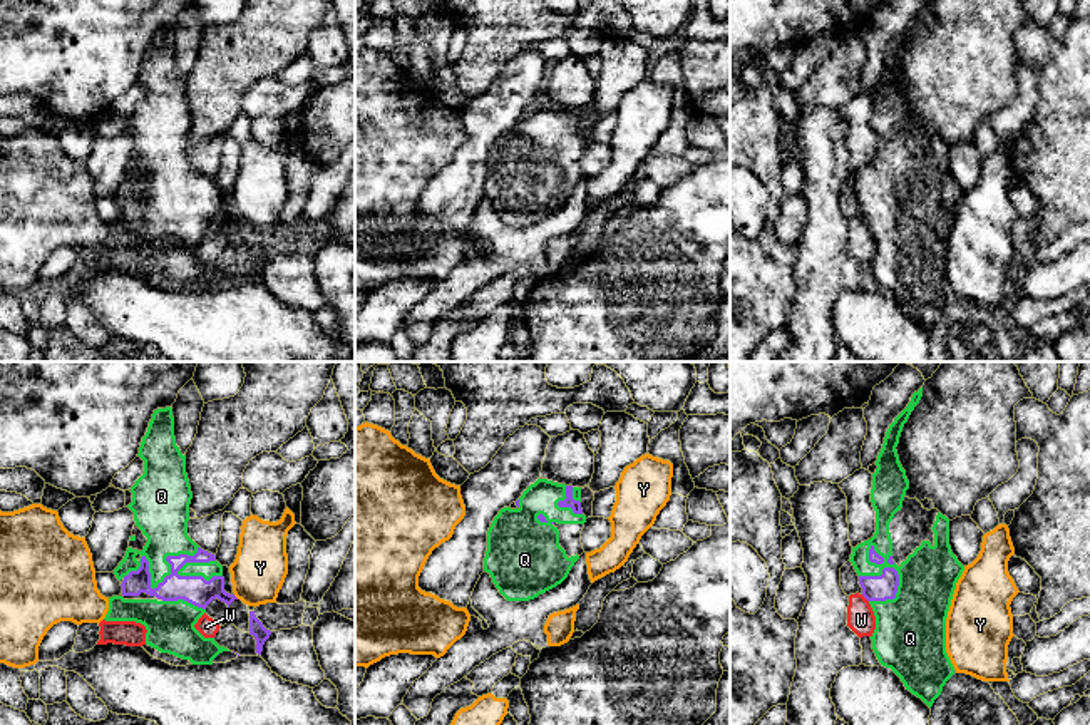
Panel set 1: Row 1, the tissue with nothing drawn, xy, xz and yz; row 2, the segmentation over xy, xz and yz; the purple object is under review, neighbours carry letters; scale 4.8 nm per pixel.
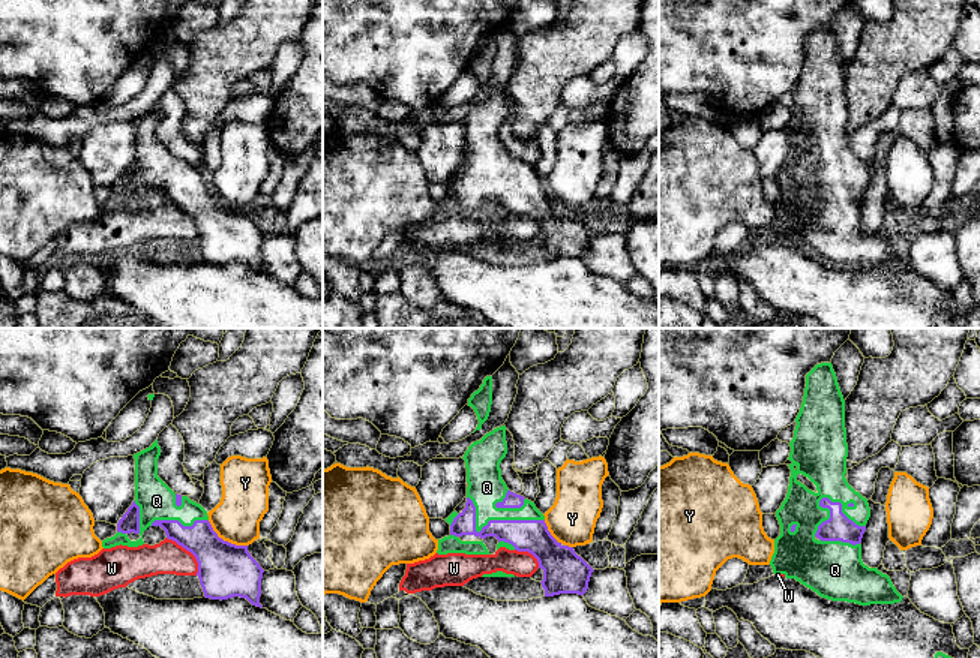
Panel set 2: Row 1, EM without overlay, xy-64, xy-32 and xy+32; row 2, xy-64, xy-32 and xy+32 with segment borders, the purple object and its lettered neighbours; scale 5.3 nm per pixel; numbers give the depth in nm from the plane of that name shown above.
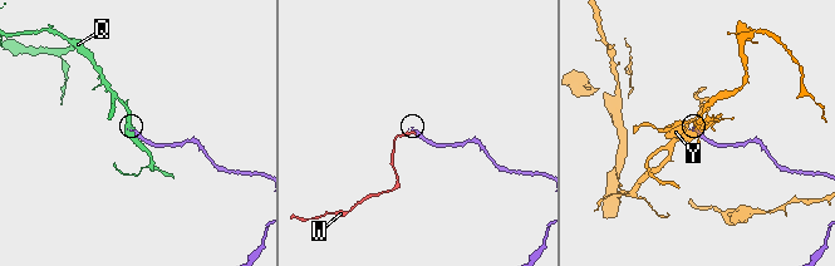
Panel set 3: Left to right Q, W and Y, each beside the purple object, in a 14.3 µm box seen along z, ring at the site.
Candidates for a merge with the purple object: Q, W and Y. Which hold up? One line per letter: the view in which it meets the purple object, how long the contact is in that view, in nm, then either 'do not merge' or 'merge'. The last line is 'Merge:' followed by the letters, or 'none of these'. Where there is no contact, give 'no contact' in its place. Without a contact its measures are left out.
Q: contact in yz; length 300 nm; merge
W: contact in yz; length 50 nm; do not merge
Y: contact in xy; length 40 nm; do not merge
Merge: Q

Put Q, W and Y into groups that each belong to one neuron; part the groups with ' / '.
Q / W / Y

